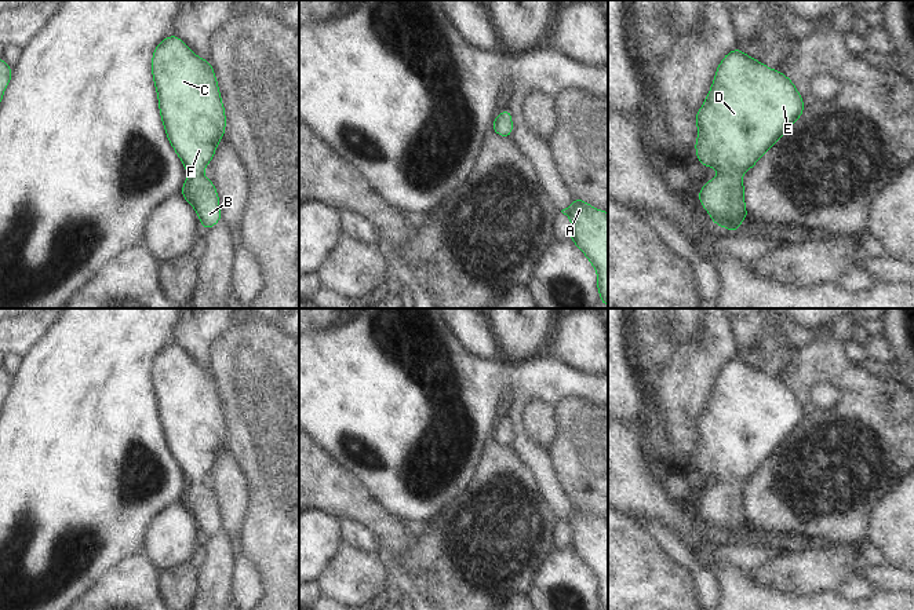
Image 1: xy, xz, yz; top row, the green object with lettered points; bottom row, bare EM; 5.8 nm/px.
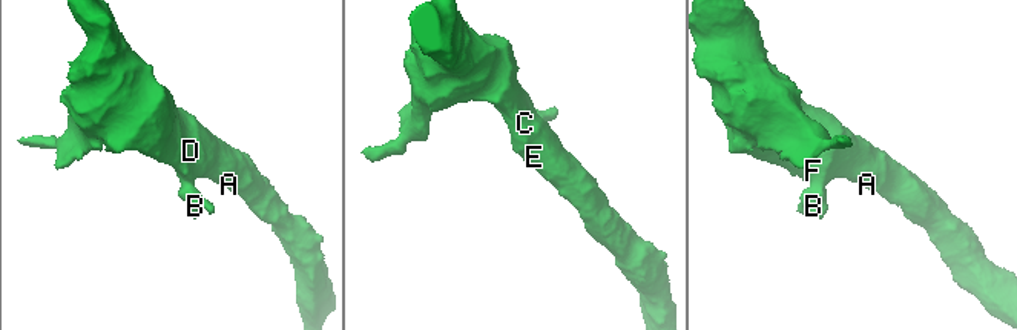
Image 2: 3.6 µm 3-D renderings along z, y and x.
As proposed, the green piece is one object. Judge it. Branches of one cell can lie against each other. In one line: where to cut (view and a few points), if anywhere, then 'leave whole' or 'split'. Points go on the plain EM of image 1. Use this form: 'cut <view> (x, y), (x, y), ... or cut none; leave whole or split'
cut none; leave whole

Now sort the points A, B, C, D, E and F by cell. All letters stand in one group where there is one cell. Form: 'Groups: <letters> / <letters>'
Groups: A B C D E F

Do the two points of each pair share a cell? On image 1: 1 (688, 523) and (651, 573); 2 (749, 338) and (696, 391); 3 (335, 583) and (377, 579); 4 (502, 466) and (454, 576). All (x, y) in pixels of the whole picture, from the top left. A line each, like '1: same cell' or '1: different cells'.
1: different cells
2: different cells
3: same cell
4: same cell

